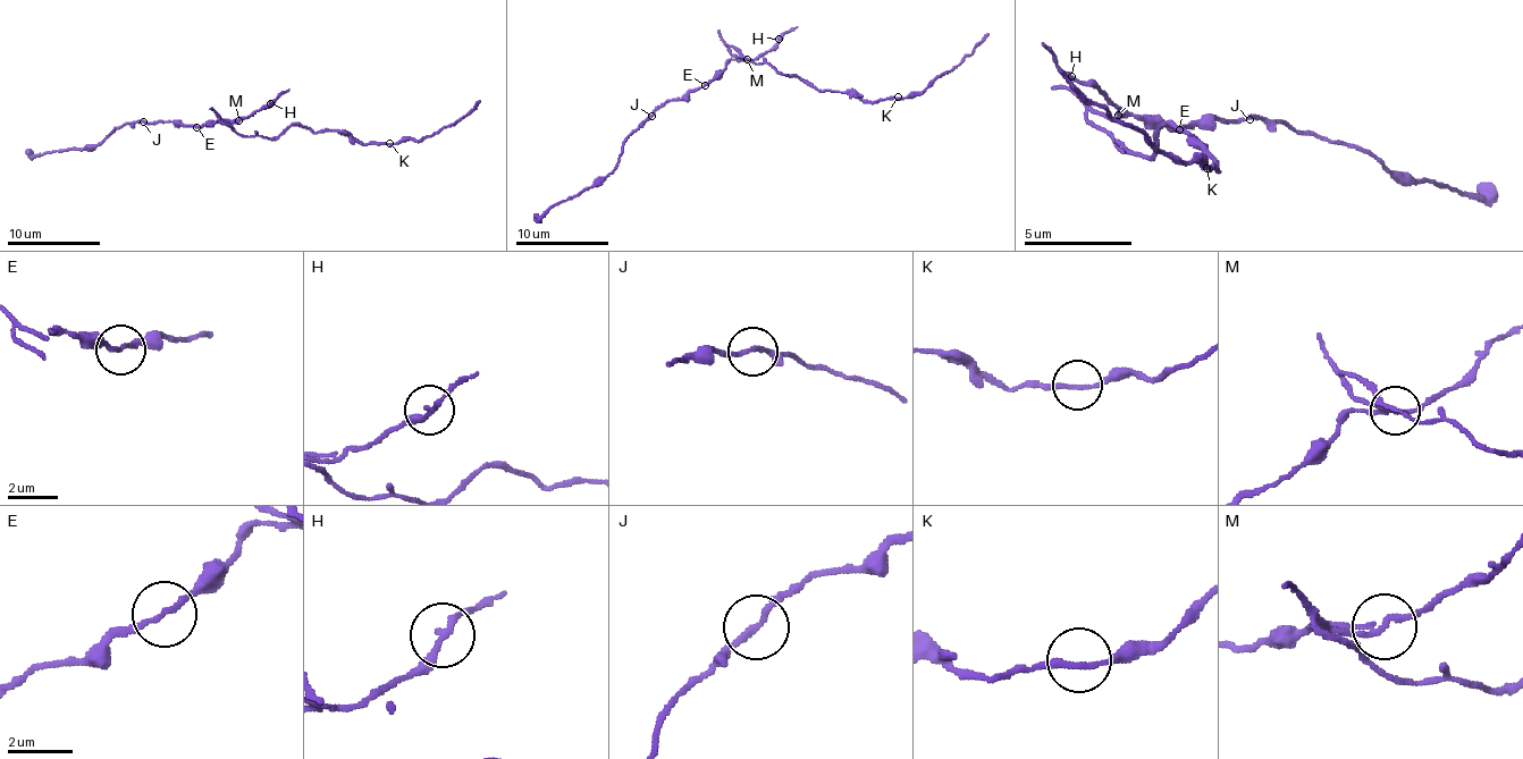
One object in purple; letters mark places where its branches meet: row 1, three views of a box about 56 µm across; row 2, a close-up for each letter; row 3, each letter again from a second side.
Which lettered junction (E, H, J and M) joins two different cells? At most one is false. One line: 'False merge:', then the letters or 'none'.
False merge: M

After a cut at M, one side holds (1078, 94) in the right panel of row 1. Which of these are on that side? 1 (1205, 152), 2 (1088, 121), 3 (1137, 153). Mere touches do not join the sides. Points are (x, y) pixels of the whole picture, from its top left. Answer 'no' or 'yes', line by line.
1: yes
2: yes
3: yes

